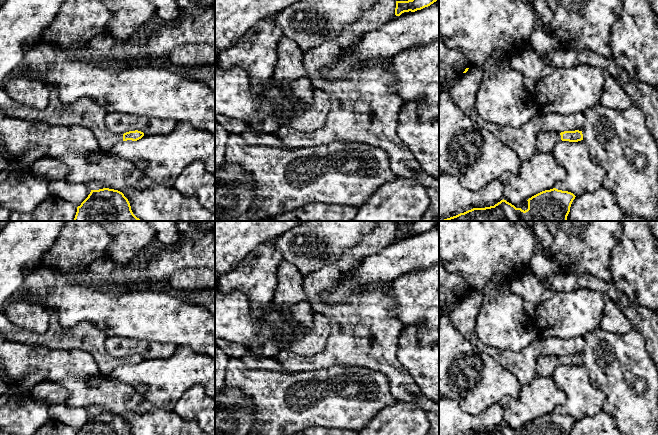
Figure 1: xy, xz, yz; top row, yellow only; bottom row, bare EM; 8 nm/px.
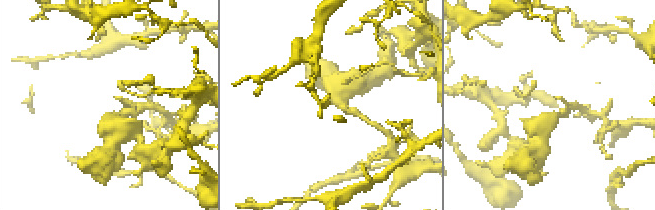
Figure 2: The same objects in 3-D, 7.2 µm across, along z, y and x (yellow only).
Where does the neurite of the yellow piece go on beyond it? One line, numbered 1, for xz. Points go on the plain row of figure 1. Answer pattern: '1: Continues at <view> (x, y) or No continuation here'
1: No continuation here

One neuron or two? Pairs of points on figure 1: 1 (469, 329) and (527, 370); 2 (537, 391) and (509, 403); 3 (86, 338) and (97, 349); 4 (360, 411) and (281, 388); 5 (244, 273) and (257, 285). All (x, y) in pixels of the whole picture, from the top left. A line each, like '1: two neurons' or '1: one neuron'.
1: one neuron
2: one neuron
3: one neuron
4: one neuron
5: one neuron

